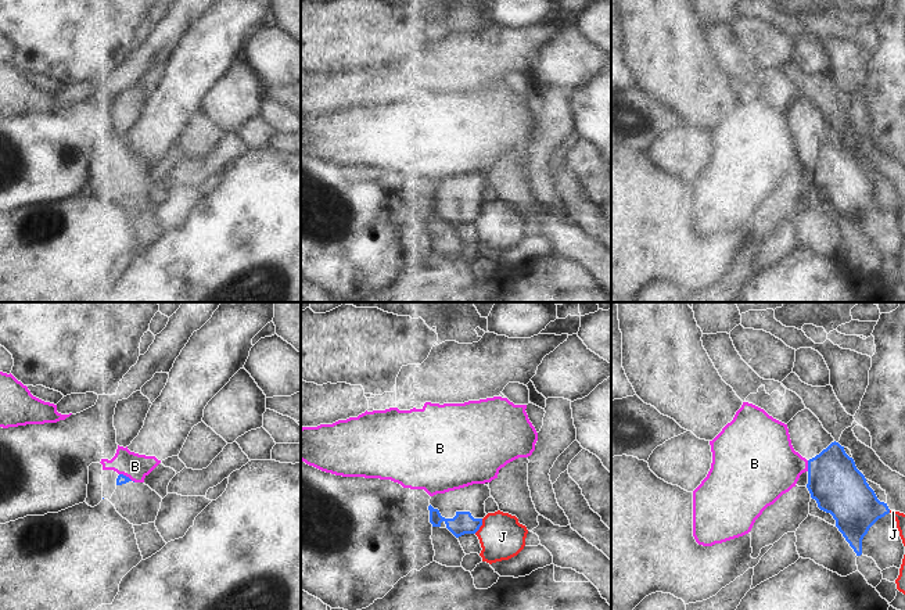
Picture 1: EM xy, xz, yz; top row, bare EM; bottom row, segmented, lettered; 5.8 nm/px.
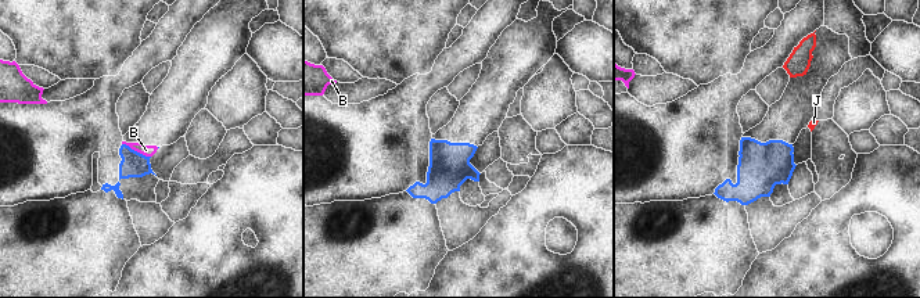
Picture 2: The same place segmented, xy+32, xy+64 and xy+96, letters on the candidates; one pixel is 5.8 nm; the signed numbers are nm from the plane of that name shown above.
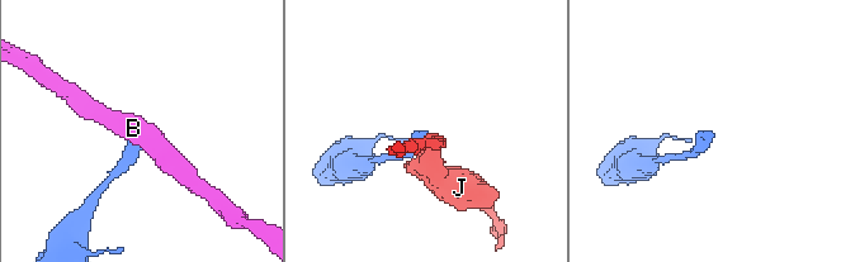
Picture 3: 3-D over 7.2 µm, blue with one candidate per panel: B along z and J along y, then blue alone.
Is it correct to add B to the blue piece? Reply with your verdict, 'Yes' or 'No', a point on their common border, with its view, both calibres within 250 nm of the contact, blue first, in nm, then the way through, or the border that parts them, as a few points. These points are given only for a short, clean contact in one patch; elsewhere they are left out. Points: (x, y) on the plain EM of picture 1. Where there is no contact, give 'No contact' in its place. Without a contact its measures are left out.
No. Touches blue at yz (808, 155). Thickness 300 nm (blue) against 380 nm. Boundary: yz (807, 150), (808, 160).

